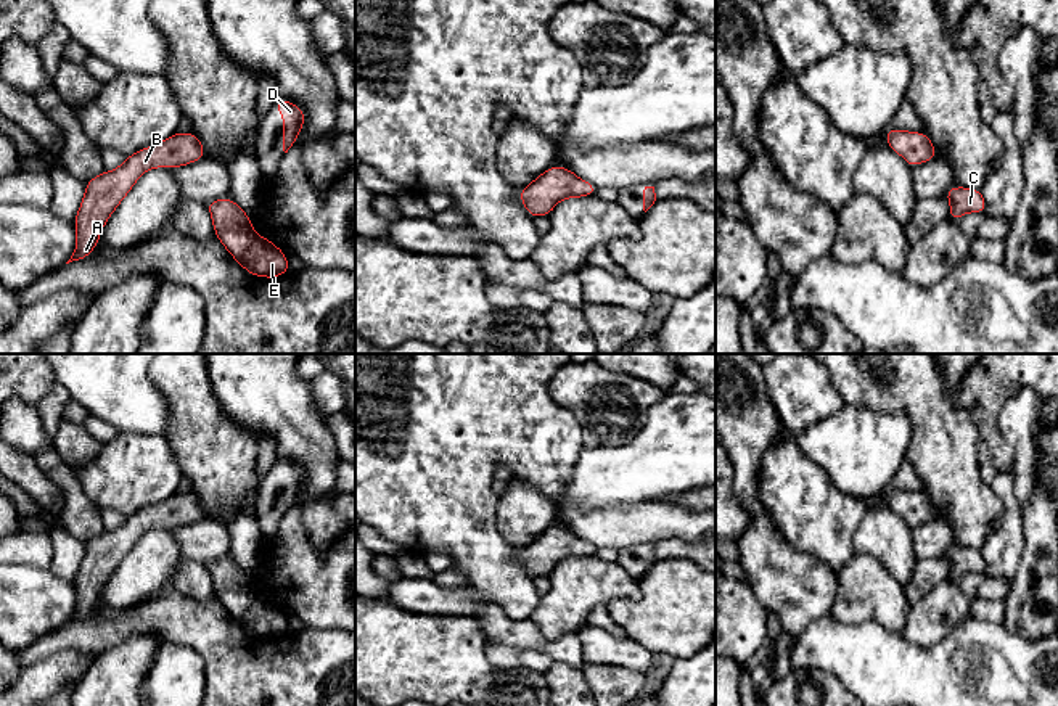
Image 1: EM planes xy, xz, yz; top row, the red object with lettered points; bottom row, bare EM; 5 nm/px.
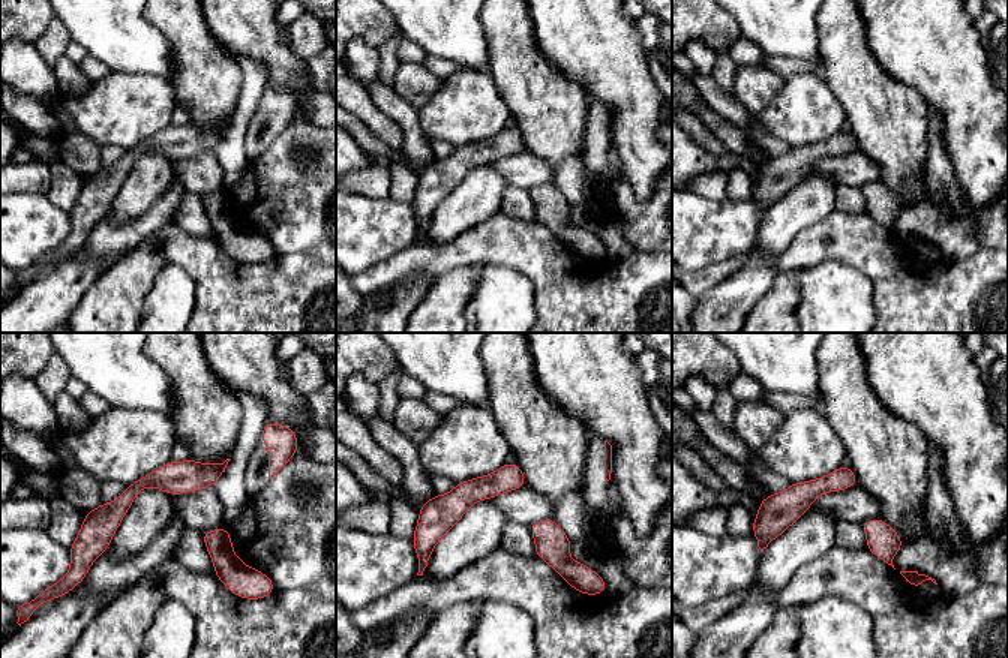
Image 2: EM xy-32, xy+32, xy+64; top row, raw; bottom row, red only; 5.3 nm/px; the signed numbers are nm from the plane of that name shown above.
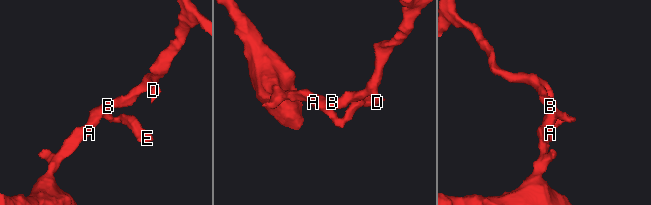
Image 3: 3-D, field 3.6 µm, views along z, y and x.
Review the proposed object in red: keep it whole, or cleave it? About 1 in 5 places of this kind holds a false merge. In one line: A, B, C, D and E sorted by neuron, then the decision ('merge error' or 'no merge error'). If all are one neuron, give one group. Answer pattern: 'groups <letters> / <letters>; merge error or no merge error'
groups A B C D E; no merge error

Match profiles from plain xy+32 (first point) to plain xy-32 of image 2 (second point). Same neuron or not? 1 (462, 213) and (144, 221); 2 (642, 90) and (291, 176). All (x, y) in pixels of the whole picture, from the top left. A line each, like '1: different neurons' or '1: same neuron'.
1: different neurons
2: different neurons

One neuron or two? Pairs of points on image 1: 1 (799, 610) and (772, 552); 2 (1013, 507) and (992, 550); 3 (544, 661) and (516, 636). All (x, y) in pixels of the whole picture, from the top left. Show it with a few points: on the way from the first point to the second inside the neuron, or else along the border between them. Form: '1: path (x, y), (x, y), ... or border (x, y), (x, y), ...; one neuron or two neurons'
1: path (798, 595), (774, 566); one neuron
2: path (1010, 518), (1008, 533), (1004, 539); one neuron
3: border (494, 644), (536, 648), (555, 660); two neurons

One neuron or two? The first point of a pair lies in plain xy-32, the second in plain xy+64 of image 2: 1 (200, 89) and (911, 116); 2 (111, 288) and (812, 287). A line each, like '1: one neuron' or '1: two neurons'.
1: one neuron
2: two neurons

